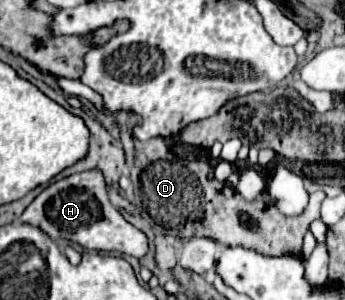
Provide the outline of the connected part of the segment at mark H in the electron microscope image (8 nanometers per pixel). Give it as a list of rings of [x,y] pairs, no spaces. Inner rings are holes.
[[[99,170],[71,174],[59,182],[53,182],[25,208],[19,220],[23,224],[31,224],[43,230],[53,240],[67,238],[87,250],[105,250],[105,252],[117,250],[135,258],[141,258],[147,252],[145,234],[139,232],[135,226],[131,226],[129,222],[125,222],[119,210],[115,210],[113,204],[109,202],[105,180],[99,174]]]

